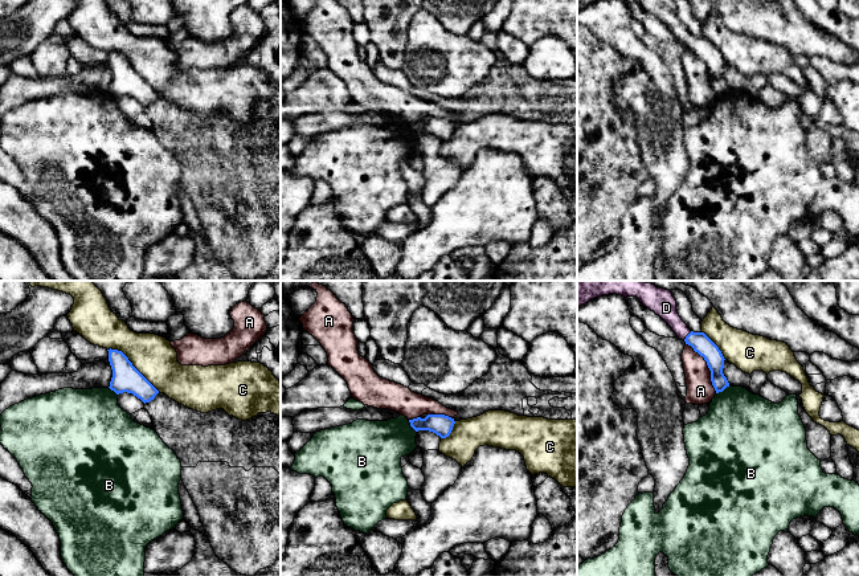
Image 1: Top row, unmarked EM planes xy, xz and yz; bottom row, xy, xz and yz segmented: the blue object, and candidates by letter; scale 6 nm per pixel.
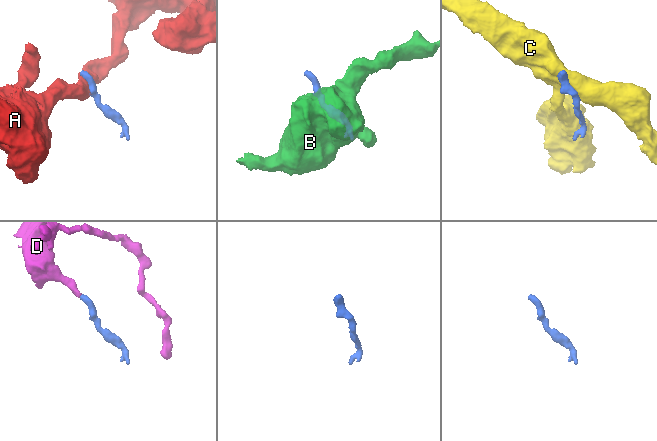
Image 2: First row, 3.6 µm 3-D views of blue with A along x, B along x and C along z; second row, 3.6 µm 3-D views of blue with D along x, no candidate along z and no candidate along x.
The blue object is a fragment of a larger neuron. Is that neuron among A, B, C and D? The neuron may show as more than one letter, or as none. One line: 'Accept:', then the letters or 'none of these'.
Accept: D

